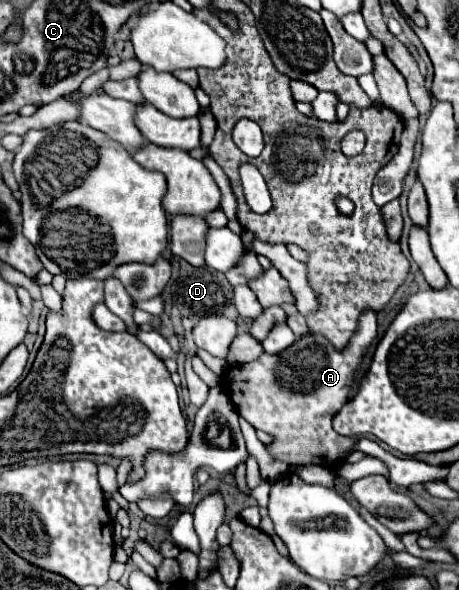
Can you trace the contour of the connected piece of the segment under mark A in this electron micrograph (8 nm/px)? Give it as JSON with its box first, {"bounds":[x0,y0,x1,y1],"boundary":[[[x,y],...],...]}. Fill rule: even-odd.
{"bounds":[224,312,376,468],"boundary":[[[364,312],[360,316],[356,336],[350,340],[350,346],[346,346],[342,352],[334,350],[326,338],[316,338],[314,334],[310,334],[304,336],[302,340],[296,340],[286,352],[280,352],[278,356],[262,354],[258,360],[250,364],[230,368],[224,380],[224,390],[230,394],[230,400],[234,402],[240,416],[244,416],[256,430],[264,430],[270,436],[274,436],[274,442],[268,444],[268,450],[276,460],[286,462],[288,466],[320,464],[332,468],[336,460],[346,460],[354,452],[354,446],[358,442],[357,438],[340,436],[338,432],[334,432],[332,418],[346,404],[354,384],[354,376],[374,338],[376,338],[376,314]]]}

